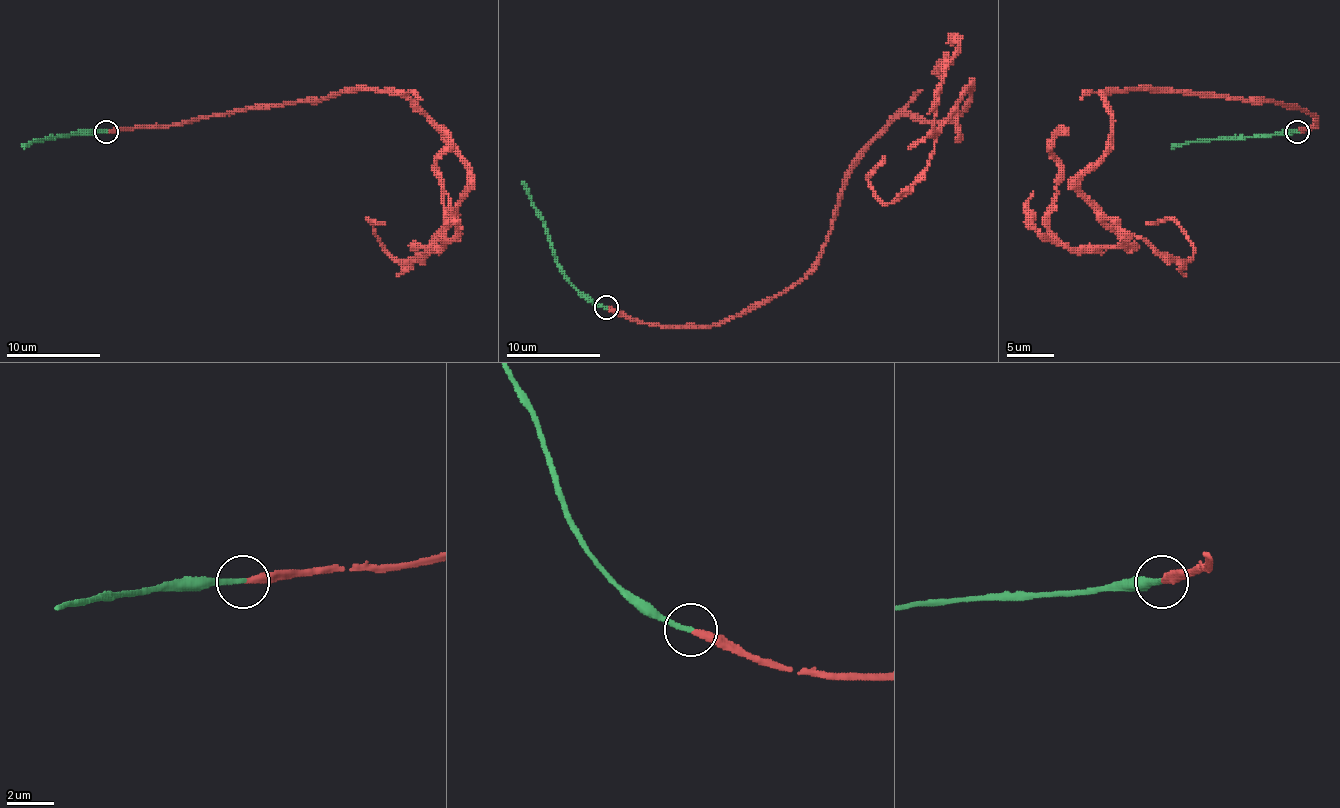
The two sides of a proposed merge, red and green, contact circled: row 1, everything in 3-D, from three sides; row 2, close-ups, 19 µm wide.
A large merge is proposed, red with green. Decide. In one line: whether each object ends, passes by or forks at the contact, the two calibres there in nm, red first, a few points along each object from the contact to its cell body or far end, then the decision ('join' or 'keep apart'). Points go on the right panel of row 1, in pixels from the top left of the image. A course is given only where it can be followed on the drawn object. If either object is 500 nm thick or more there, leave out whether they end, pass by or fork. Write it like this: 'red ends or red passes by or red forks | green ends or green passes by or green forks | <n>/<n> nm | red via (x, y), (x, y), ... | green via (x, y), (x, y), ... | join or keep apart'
red ends | green ends | 320/200 nm | red via (1297, 132), (1315, 116), (1113, 90), (1080, 196), (1115, 245), (1068, 248), (1049, 229), (1068, 128) | green via (1297, 132), (1202, 139), (1172, 146) | join

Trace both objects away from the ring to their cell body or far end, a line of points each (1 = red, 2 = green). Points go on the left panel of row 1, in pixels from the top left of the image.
1: (107, 132), (392, 90), (467, 168), (467, 196), (434, 245), (441, 248), (436, 156), (448, 137), (439, 128)
2: (107, 132), (41, 139), (22, 146)

